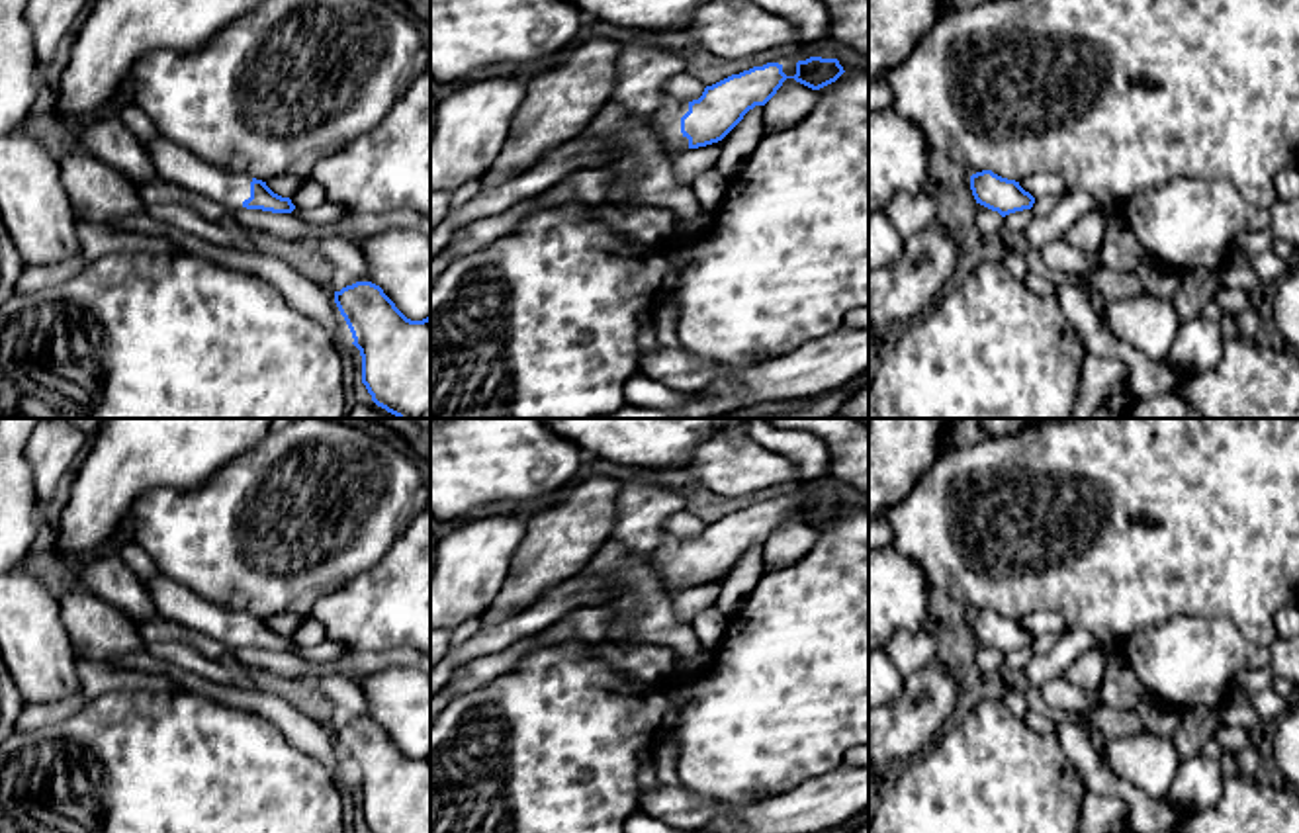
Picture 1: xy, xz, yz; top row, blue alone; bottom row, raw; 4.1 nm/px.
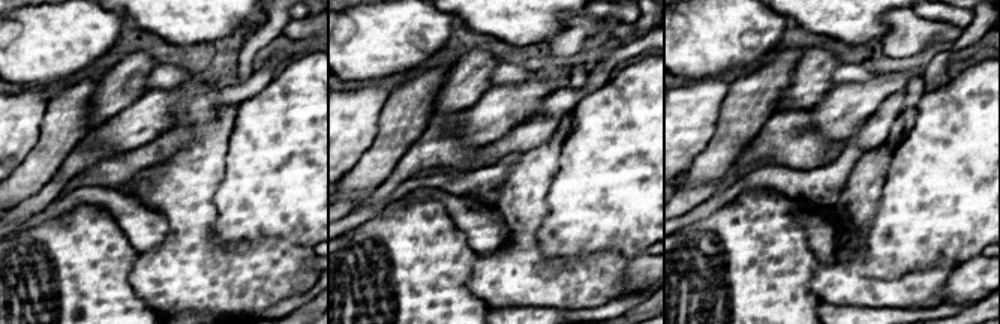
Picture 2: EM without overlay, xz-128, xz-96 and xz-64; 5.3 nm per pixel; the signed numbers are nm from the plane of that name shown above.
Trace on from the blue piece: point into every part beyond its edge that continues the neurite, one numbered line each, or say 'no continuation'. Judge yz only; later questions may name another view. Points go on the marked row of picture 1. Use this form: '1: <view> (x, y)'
no continuation

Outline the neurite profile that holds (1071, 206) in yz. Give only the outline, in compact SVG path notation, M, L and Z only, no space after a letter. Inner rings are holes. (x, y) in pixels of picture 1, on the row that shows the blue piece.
M1064 192L1051 213L1033 217L1023 231L1029 246L1041 250L1045 244L1064 239L1070 225L1096 205L1097 201L1086 192Z

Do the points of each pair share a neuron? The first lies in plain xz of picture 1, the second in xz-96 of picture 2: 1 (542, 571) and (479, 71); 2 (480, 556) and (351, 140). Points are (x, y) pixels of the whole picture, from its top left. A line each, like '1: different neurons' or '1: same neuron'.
1: different neurons
2: same neuron

